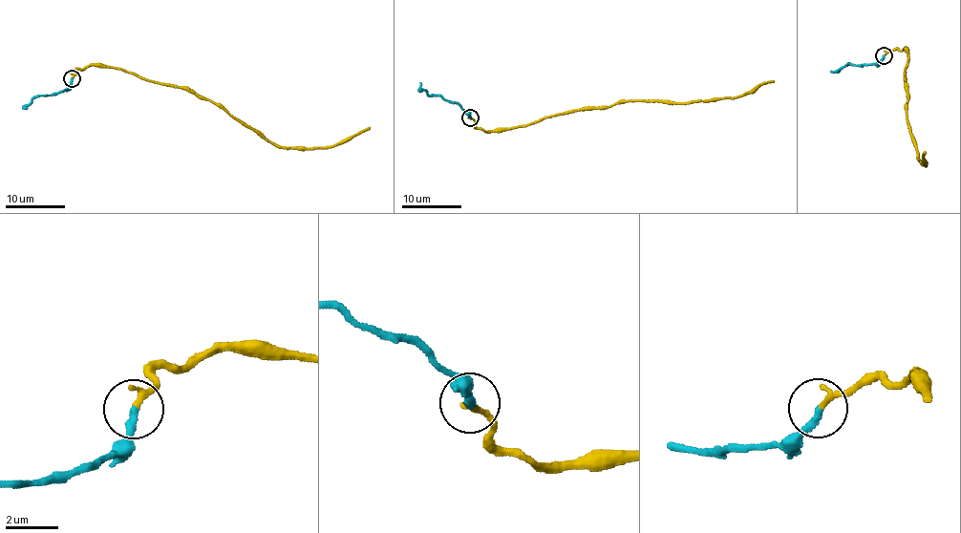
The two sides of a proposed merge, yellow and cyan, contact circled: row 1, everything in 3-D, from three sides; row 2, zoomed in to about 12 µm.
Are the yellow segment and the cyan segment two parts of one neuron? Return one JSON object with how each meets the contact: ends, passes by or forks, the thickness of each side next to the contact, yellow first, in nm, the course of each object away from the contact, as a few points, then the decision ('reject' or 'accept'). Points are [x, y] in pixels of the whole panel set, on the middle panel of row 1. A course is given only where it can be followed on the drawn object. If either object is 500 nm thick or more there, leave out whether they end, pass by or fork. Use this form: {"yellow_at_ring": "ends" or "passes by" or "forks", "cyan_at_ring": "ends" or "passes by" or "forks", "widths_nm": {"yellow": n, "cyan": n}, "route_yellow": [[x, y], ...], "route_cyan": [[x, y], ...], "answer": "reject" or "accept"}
{"yellow_at_ring": "ends", "cyan_at_ring": "ends", "widths_nm": {"yellow": 220, "cyan": 280}, "route_yellow": [[470, 117], [483, 130], [504, 129], [523, 126], [552, 116], [629, 100], [679, 102], [743, 96], [773, 80]], "route_cyan": [[470, 117], [457, 103], [438, 95], [430, 95], [419, 83]], "answer": "accept"}

